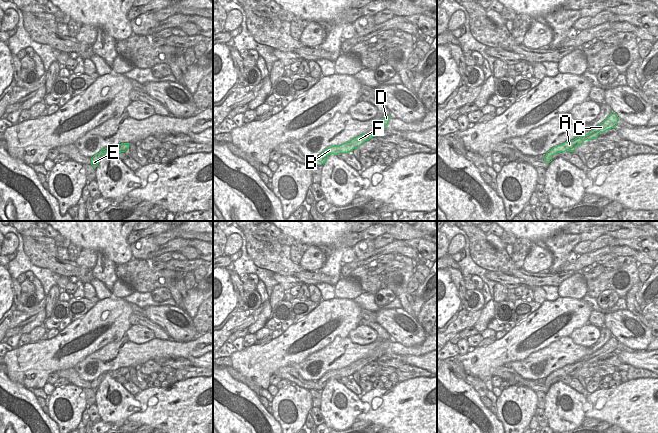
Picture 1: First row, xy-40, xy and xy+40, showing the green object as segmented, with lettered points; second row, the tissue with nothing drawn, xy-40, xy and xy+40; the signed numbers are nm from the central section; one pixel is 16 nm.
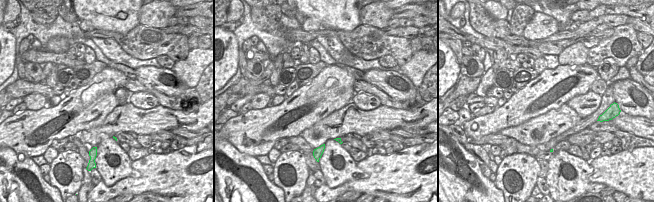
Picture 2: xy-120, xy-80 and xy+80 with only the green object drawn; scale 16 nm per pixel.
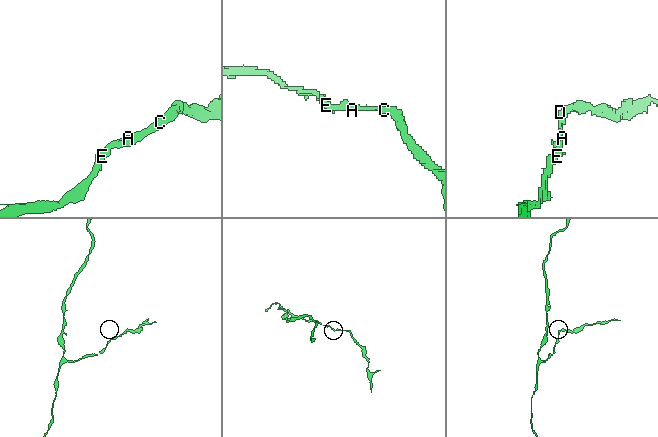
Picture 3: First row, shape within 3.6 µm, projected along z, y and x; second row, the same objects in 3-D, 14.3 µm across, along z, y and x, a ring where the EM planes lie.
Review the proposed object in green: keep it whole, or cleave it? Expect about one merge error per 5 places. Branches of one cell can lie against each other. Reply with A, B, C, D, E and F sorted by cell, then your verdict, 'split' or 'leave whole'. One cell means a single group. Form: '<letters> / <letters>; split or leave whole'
A B C D E F; leave whole

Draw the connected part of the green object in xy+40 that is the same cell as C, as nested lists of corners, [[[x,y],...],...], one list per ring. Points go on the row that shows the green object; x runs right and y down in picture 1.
[[[612,112],[601,124],[592,129],[588,134],[582,137],[577,137],[571,141],[566,141],[561,145],[553,147],[546,153],[544,161],[550,163],[552,161],[552,156],[556,153],[565,151],[573,152],[575,150],[575,147],[581,145],[585,140],[596,139],[600,132],[604,132],[608,129],[616,127],[618,120],[619,117],[614,112]]]

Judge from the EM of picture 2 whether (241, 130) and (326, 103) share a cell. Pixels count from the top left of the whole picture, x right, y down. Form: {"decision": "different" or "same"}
{"decision": "same"}

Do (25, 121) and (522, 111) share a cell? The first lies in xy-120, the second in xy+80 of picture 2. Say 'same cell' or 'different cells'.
same cell

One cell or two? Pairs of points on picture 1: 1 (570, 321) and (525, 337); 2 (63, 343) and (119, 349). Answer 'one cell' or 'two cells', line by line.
1: one cell
2: two cells

